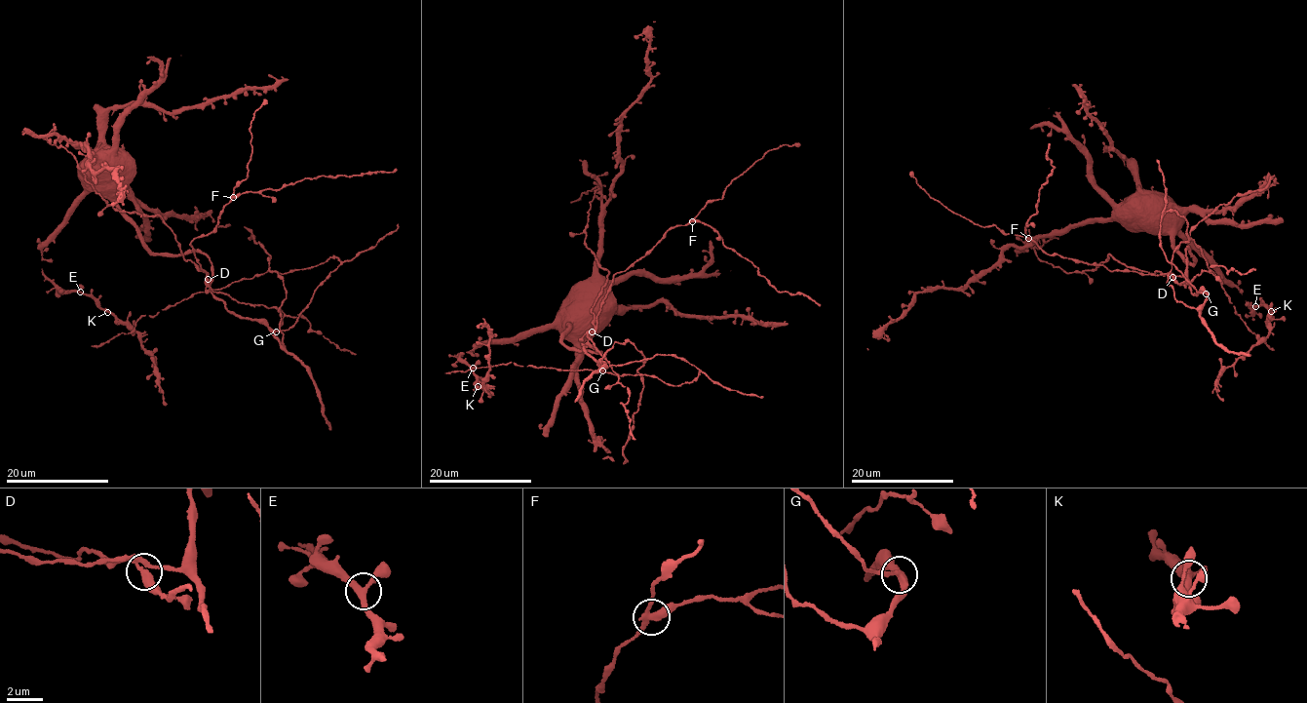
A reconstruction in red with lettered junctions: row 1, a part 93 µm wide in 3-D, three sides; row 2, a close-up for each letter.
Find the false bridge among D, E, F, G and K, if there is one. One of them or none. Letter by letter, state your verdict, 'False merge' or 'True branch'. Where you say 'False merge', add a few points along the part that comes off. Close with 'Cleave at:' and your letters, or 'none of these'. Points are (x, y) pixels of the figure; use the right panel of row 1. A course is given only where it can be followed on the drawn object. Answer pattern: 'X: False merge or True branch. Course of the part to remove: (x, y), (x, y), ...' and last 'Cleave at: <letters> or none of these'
D: True branch
E: True branch
F: False merge. Course of the part to remove: (1028, 238), (1024, 229), (1031, 215), (1036, 213), (1040, 189), (1054, 168), (1045, 156), (1049, 143)
G: True branch
K: True branch
Cleave at: F

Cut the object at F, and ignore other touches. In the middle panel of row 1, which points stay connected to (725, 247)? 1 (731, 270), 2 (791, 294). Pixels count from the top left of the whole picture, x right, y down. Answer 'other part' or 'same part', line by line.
1: other part
2: same part

